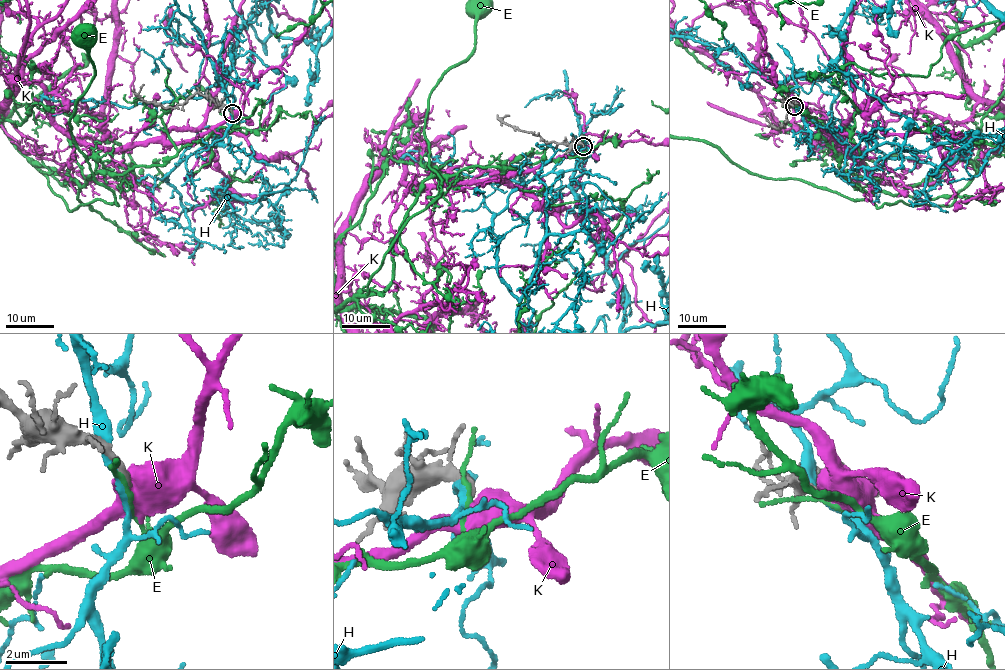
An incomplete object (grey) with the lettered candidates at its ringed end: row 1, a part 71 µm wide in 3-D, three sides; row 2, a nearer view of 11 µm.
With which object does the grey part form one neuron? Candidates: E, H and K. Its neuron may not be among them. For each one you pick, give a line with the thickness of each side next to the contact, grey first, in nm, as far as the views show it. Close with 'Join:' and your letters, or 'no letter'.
K: calibres 240 and 550 nm
Join: K

